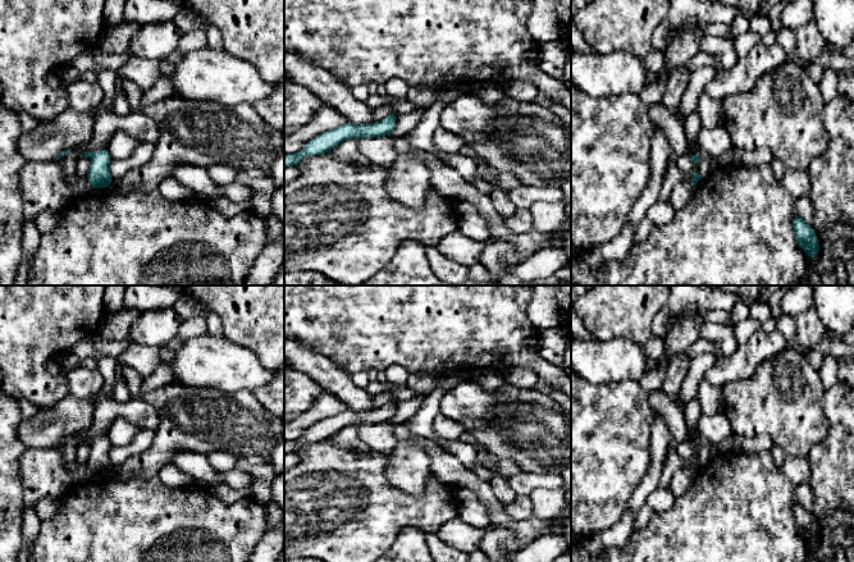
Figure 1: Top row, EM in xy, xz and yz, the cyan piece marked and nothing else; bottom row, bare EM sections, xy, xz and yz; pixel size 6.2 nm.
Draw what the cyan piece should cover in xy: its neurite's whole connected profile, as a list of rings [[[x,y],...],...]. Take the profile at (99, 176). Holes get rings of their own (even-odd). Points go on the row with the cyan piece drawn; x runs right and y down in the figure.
[[[106,150],[90,151],[81,155],[91,159],[87,178],[92,188],[106,187],[111,182],[109,170],[110,155]]]

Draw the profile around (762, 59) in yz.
[[[759,41],[734,68],[720,69],[717,76],[704,86],[702,93],[718,101],[730,95],[746,93],[755,87],[761,77],[780,68],[790,58],[777,44],[766,46]]]

